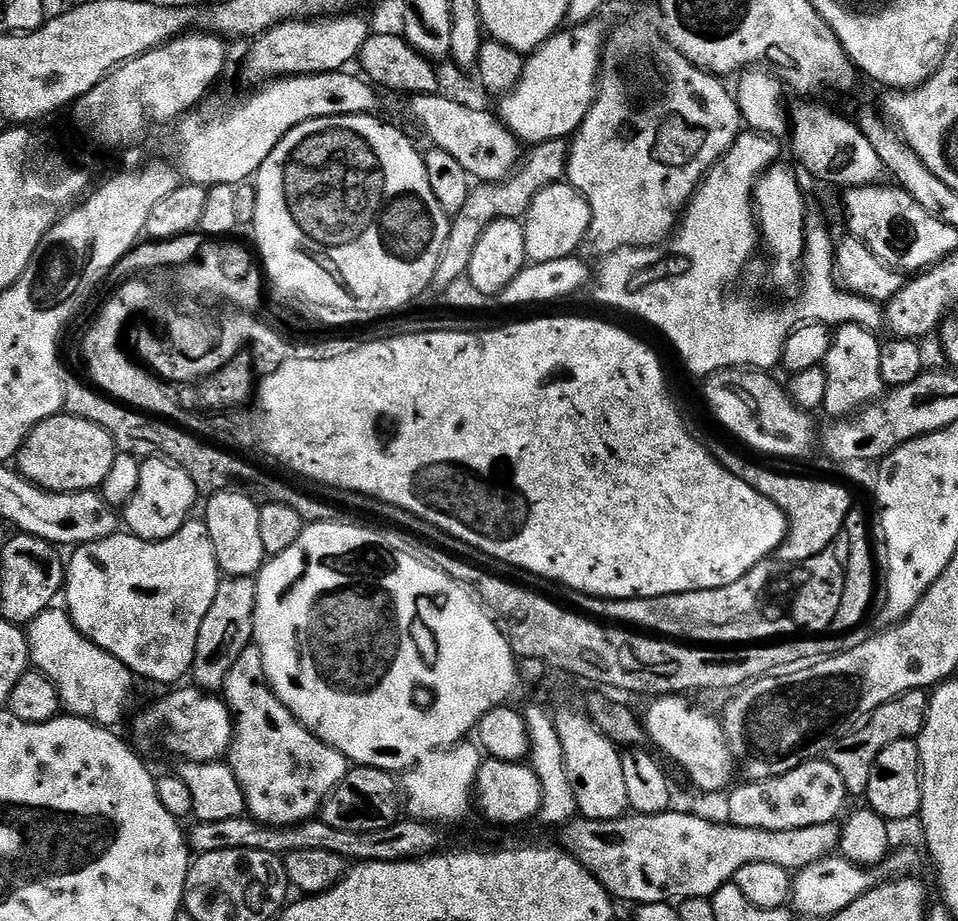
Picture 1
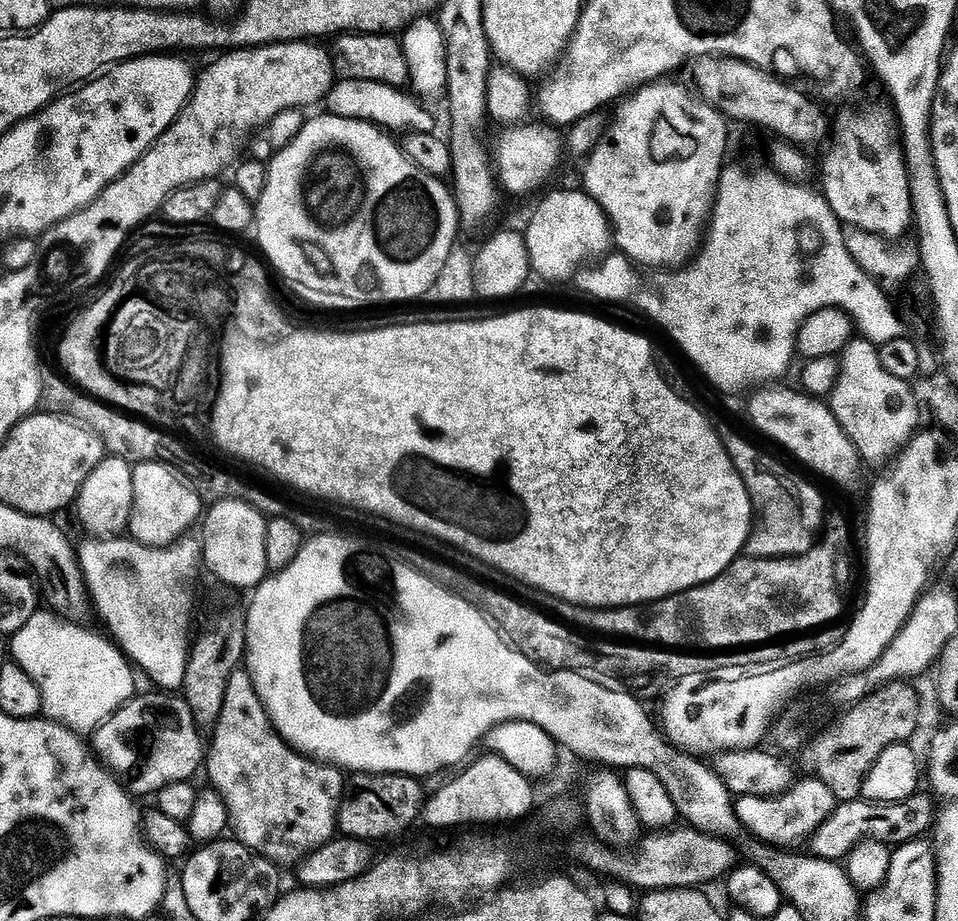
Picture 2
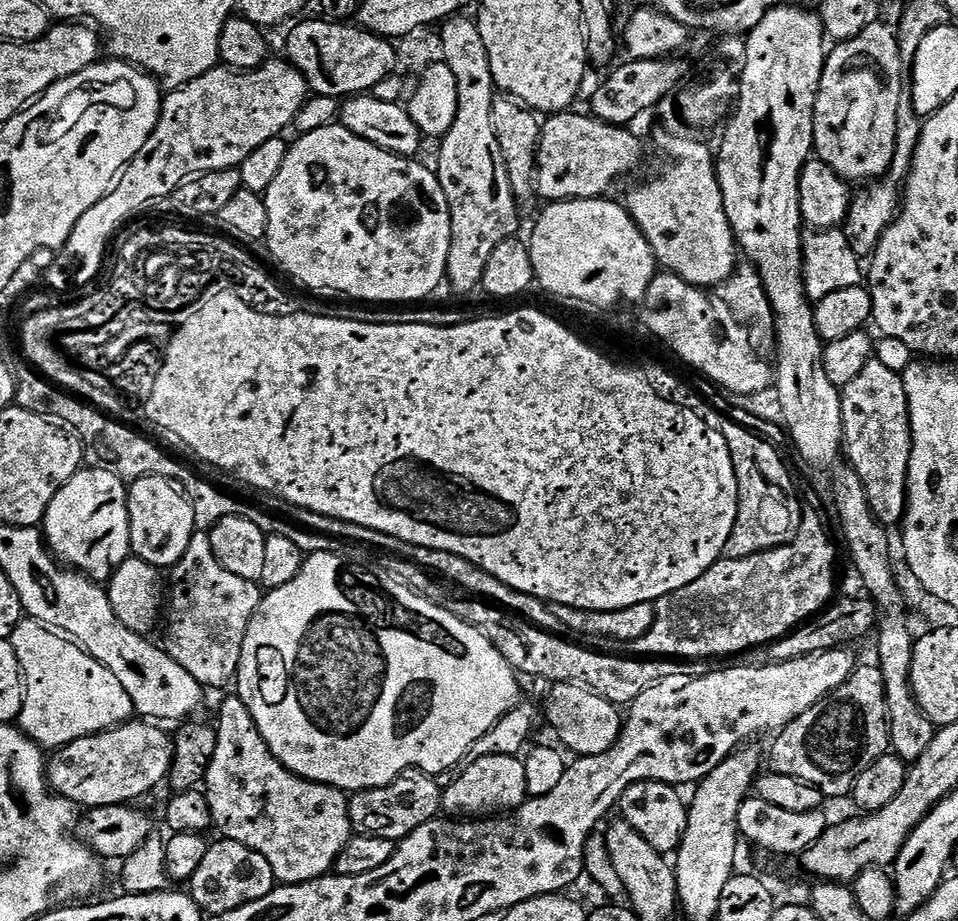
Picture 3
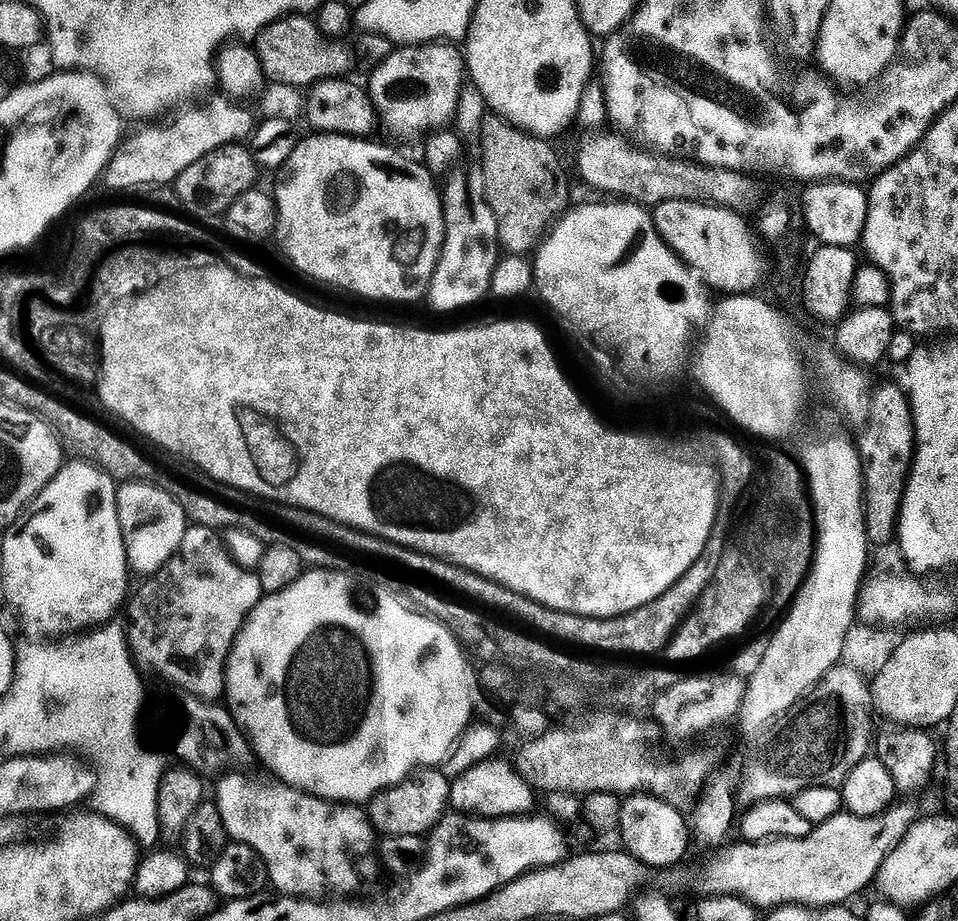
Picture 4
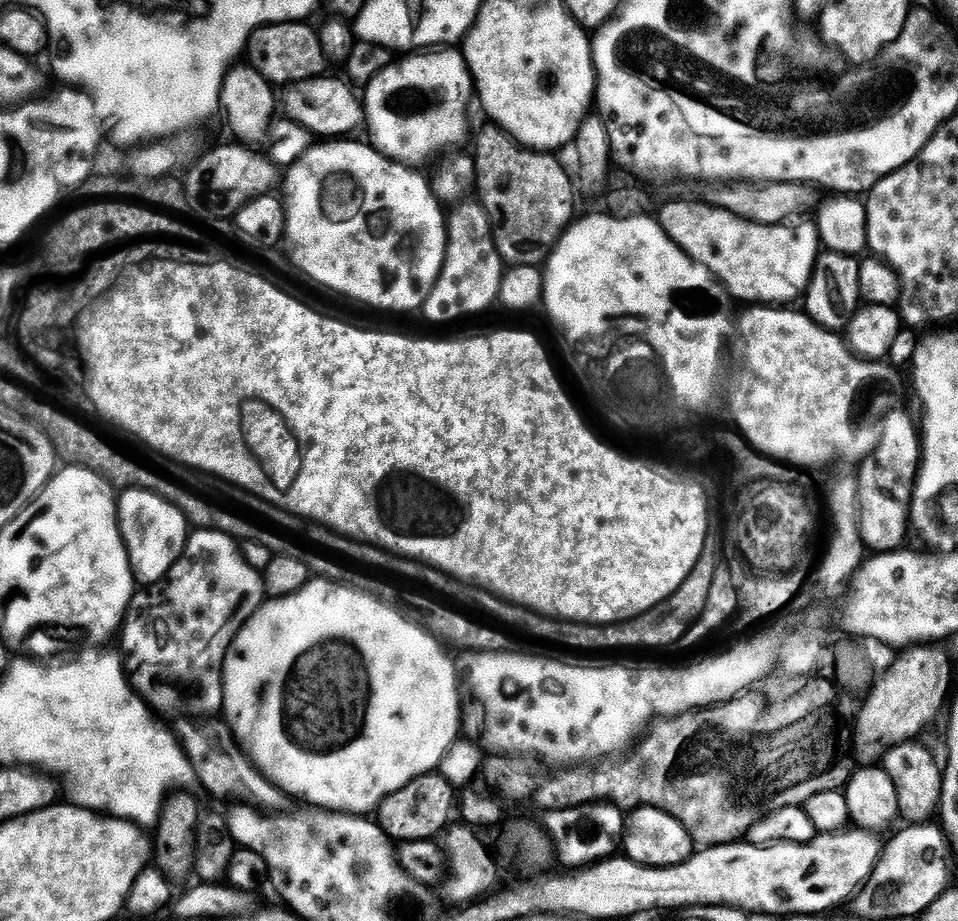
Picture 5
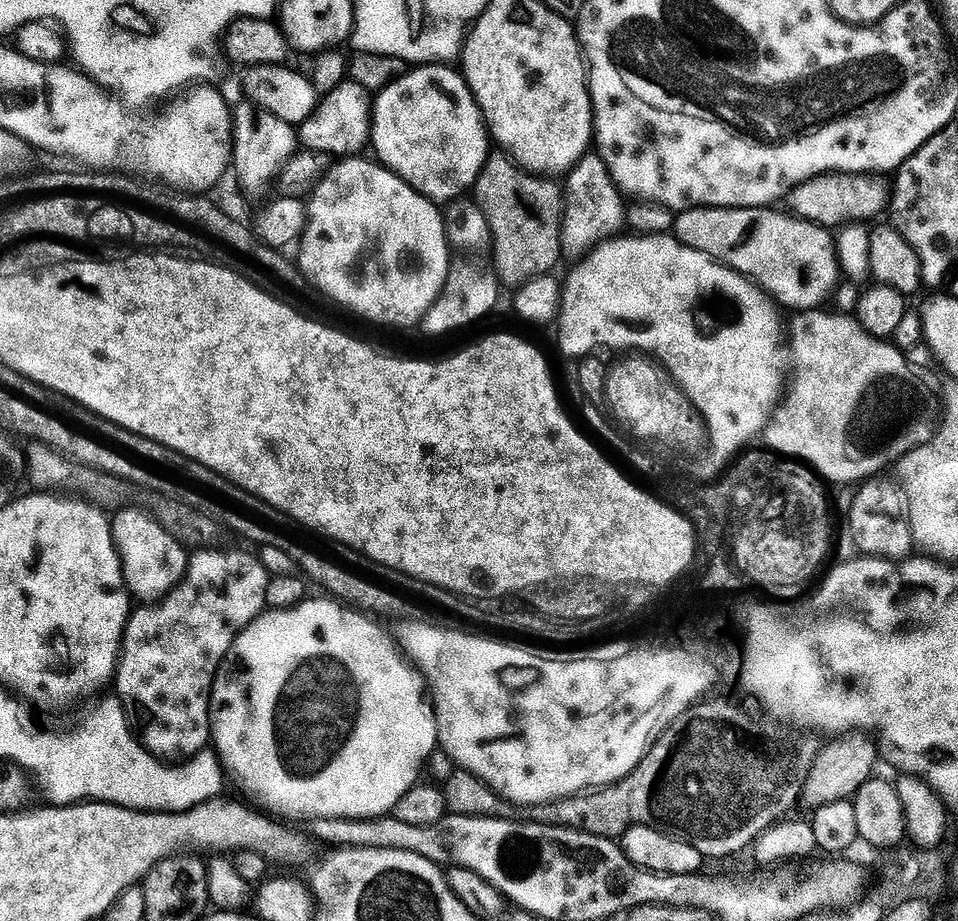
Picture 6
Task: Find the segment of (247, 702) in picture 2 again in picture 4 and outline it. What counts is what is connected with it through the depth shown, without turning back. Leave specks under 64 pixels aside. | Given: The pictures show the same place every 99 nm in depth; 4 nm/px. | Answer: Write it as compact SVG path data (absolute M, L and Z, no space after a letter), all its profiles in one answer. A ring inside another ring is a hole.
M229 771L229 776L221 775L216 784L214 802L222 814L222 822L226 826L229 837L237 844L250 846L264 859L268 868L268 879L271 887L281 896L316 898L319 892L336 892L332 894L348 894L356 884L356 864L352 861L352 852L364 856L372 844L374 829L368 821L367 811L352 802L324 800L321 796L311 796L292 788L289 784L259 784L256 780L248 780L244 772Z

